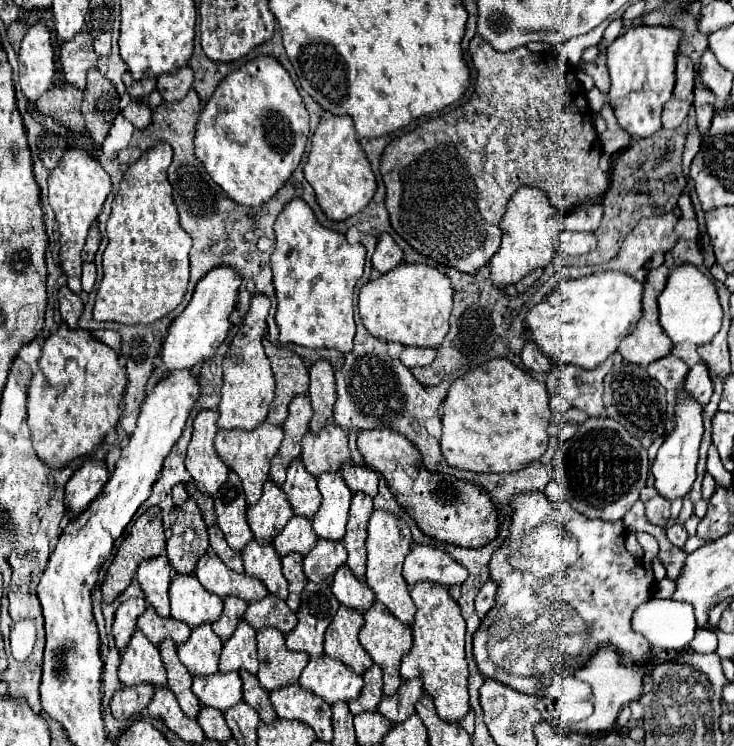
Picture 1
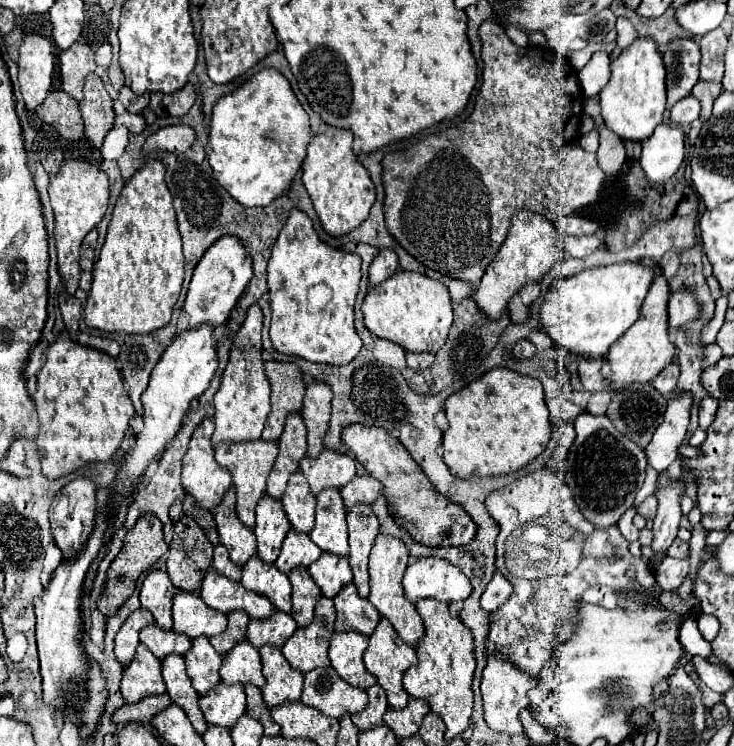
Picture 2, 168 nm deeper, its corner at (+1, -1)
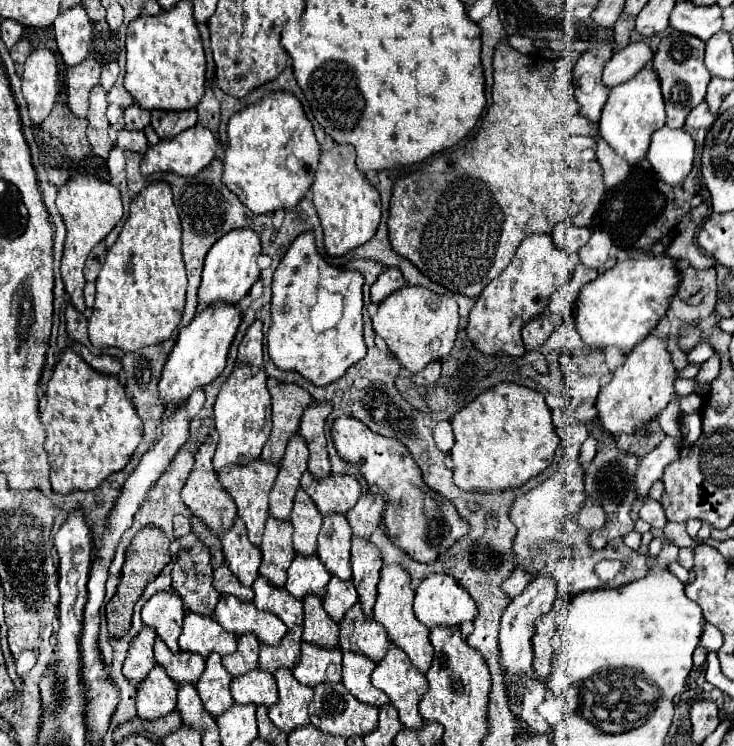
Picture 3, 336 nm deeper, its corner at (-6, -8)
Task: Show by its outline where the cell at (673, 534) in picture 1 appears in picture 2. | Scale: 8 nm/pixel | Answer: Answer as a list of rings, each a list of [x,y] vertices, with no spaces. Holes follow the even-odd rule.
[[[675,539],[673,541],[673,545],[669,547],[669,557],[677,557],[677,559],[687,559],[687,543],[685,541],[681,541],[681,539]]]

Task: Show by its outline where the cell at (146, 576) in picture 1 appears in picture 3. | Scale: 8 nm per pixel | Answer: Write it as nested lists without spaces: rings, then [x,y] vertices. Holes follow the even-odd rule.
[[[158,592],[142,608],[142,622],[156,630],[156,636],[176,654],[182,632],[184,604],[176,592]]]

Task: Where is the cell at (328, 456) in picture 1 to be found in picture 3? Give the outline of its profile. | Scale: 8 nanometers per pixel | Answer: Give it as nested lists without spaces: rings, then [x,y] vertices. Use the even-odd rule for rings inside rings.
[[[304,472],[300,486],[312,498],[322,516],[346,514],[360,498],[360,484],[346,474],[330,474],[324,480],[316,480],[310,472]]]

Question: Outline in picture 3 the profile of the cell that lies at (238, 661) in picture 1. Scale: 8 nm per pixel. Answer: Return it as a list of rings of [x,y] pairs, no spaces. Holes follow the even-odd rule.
[[[256,668],[246,676],[232,680],[232,696],[236,704],[256,704],[256,706],[274,706],[278,700],[278,688],[272,674]]]

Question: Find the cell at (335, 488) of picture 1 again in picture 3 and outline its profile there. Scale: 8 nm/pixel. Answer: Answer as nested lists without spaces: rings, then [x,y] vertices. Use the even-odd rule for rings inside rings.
[[[328,514],[324,516],[324,524],[318,536],[318,552],[316,556],[326,566],[332,576],[340,580],[350,580],[350,540],[352,530],[348,528],[348,520],[344,514]]]

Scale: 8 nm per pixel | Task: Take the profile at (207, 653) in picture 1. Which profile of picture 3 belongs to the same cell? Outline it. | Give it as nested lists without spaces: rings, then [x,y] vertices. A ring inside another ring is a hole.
[[[210,654],[206,658],[206,670],[202,672],[202,678],[196,684],[200,700],[204,708],[210,712],[210,716],[218,718],[234,704],[230,694],[230,682],[232,682],[232,676],[220,664],[220,656]]]

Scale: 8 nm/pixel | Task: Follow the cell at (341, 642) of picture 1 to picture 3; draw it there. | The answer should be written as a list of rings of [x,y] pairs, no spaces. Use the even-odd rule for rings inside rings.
[[[344,652],[342,654],[342,684],[360,702],[380,708],[380,706],[388,704],[390,700],[384,692],[374,688],[372,682],[370,682],[370,674],[372,674],[374,666],[376,664],[368,658],[364,658],[364,654]]]

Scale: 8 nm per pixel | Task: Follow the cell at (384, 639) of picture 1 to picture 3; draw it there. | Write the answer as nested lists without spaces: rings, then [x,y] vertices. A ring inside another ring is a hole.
[[[390,644],[388,648],[388,654],[376,664],[374,672],[372,672],[372,684],[382,690],[384,694],[388,694],[392,706],[396,706],[398,714],[400,714],[400,720],[406,728],[410,730],[420,730],[424,726],[424,720],[418,712],[418,702],[420,698],[428,692],[428,682],[426,682],[426,676],[420,674],[408,660],[408,656],[404,654],[404,650],[400,650],[398,646]]]

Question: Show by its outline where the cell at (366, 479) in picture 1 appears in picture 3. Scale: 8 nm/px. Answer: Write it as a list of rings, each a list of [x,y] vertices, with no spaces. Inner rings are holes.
[[[362,494],[352,510],[346,512],[346,520],[358,538],[370,538],[370,534],[376,530],[376,526],[382,520],[384,512],[384,500],[380,496]]]

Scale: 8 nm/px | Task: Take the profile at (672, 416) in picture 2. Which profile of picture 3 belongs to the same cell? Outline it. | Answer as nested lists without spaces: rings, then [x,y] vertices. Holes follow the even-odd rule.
[[[664,438],[662,444],[658,444],[650,454],[640,458],[640,468],[636,468],[636,498],[642,500],[648,496],[650,486],[662,478],[664,468],[678,460],[678,442],[674,438]]]

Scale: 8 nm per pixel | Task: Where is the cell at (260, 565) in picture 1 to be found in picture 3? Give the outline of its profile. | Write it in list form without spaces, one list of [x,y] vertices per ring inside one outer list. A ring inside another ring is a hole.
[[[258,576],[258,580],[254,582],[252,588],[254,588],[254,594],[256,594],[254,596],[254,606],[258,610],[272,612],[288,628],[302,626],[302,622],[304,622],[302,602],[296,600],[292,594],[288,594],[288,590],[268,584],[268,580],[262,578],[262,576]]]

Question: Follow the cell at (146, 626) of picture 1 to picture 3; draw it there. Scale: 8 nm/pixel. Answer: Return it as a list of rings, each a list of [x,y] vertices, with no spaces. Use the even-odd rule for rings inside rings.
[[[160,638],[154,644],[154,658],[176,684],[196,684],[204,672],[204,658],[190,652],[172,654]]]

